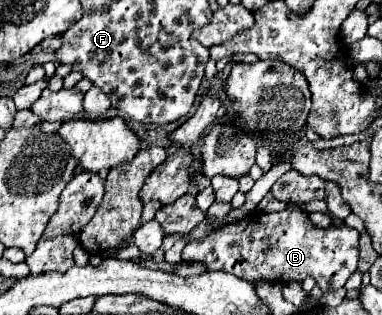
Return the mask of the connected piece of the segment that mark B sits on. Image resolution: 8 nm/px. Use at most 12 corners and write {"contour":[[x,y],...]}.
{"contour":[[249,216],[183,248],[245,282],[343,288],[359,232]]}

